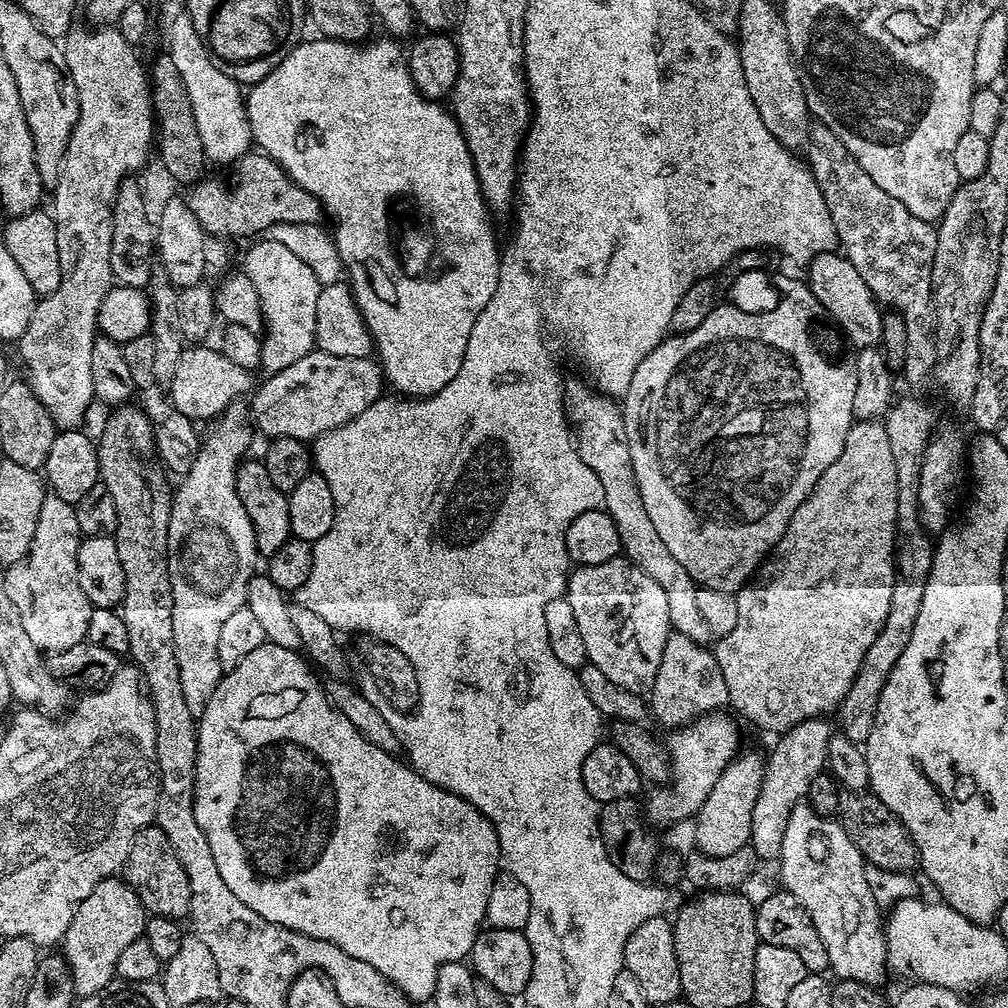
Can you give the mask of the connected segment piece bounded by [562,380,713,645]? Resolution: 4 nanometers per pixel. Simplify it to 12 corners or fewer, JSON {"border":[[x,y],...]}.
{"border":[[562,392],[576,455],[602,482],[623,555],[650,574],[672,631],[707,645],[696,580],[666,550],[638,490],[621,405]]}

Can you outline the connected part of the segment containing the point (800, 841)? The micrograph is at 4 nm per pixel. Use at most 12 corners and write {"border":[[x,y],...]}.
{"border":[[797,804],[783,887],[836,980],[883,985],[886,924],[839,819]]}

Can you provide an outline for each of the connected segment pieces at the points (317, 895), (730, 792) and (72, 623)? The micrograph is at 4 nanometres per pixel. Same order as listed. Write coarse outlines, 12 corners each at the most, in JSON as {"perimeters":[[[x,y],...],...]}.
{"perimeters":[[[269,642],[198,713],[222,882],[409,1001],[496,825]],[[741,751],[694,817],[714,858],[749,847],[763,755]],[[48,494],[30,550],[3,573],[45,654],[88,638],[76,509]]]}

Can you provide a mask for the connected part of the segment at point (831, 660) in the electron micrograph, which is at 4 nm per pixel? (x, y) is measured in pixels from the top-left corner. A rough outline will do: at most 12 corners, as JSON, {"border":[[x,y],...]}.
{"border":[[856,420],[714,644],[783,734],[840,703],[890,614],[898,474]]}

